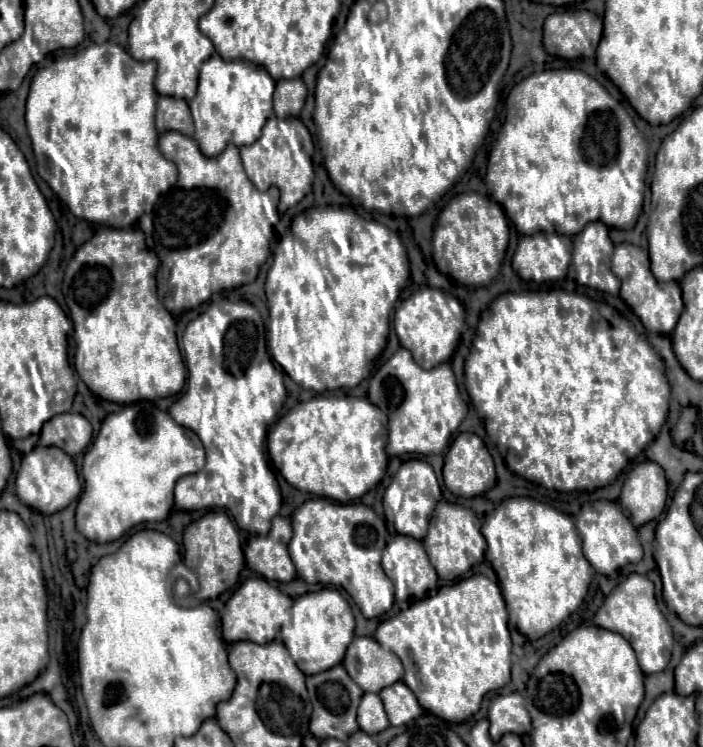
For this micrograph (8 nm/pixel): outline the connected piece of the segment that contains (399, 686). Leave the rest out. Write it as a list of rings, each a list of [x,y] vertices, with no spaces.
[[[398,681],[398,683],[382,689],[380,697],[384,701],[384,709],[386,709],[390,725],[404,725],[424,713],[418,699],[414,697],[414,693],[410,693],[410,689],[406,689],[404,681]]]

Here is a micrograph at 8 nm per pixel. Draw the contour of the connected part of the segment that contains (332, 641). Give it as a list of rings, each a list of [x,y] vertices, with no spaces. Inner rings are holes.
[[[338,589],[306,593],[294,601],[290,623],[282,627],[280,637],[304,675],[322,673],[322,669],[330,669],[342,661],[354,637],[354,615],[350,603],[340,595]]]

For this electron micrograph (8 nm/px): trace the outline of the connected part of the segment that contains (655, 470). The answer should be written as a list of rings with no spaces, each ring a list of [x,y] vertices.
[[[642,461],[628,471],[618,503],[628,513],[630,521],[634,521],[636,527],[642,527],[660,517],[666,505],[666,493],[664,469],[654,461]]]

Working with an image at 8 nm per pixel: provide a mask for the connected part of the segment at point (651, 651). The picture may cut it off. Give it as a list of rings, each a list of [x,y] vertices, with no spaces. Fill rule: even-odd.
[[[632,573],[622,581],[602,603],[602,607],[594,615],[594,623],[598,627],[604,627],[608,631],[620,633],[632,643],[632,649],[638,655],[638,663],[646,675],[660,673],[670,661],[672,655],[672,627],[668,625],[666,617],[662,615],[656,595],[654,595],[654,583],[646,575]]]

